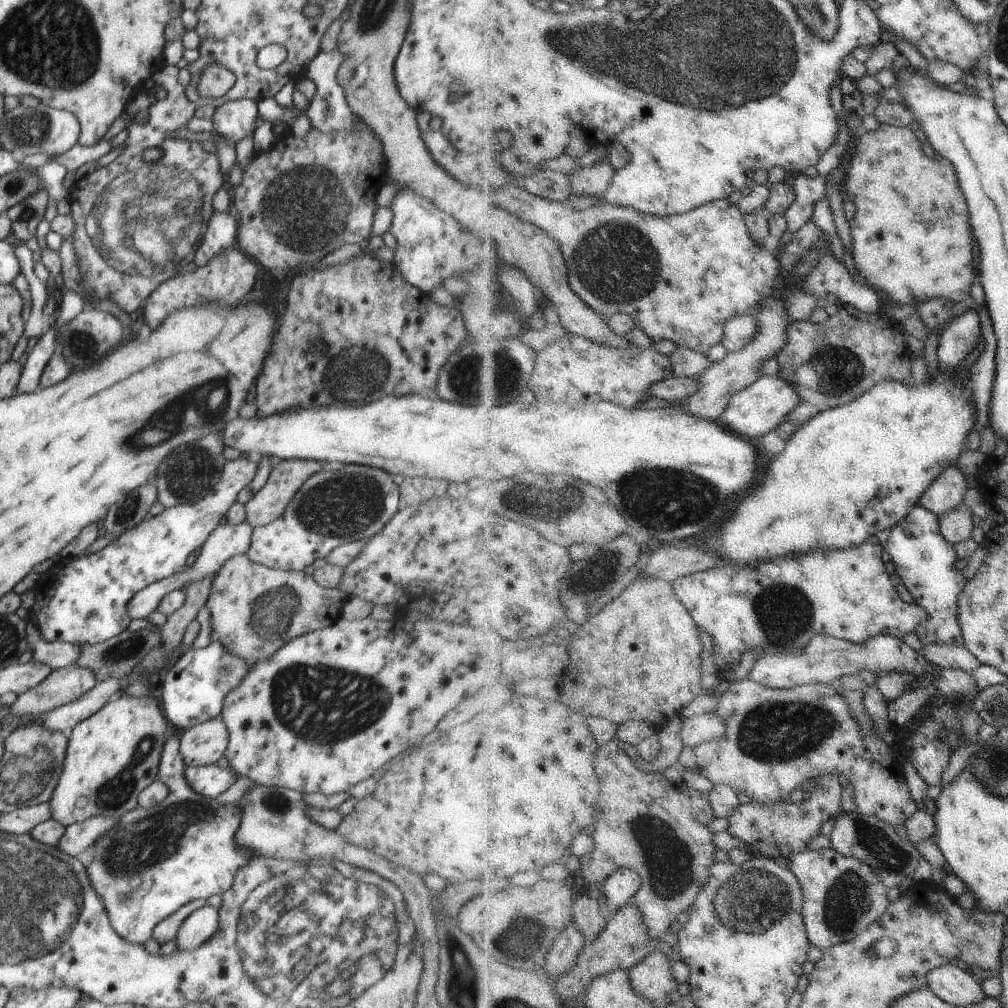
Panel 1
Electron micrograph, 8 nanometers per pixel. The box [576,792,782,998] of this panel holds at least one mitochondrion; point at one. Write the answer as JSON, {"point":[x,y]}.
{"point":[672,866]}

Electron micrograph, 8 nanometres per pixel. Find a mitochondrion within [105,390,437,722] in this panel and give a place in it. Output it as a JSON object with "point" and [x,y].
{"point":[348,504]}

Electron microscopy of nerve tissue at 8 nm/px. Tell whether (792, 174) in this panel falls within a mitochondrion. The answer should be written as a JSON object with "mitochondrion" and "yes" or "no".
{"mitochondrion":"no"}

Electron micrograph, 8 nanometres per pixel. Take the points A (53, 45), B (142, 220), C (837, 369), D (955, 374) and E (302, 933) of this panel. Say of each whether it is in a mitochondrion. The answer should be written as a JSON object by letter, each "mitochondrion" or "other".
{"A":"mitochondrion","B":"mitochondrion","C":"mitochondrion","D":"other","E":"mitochondrion"}

